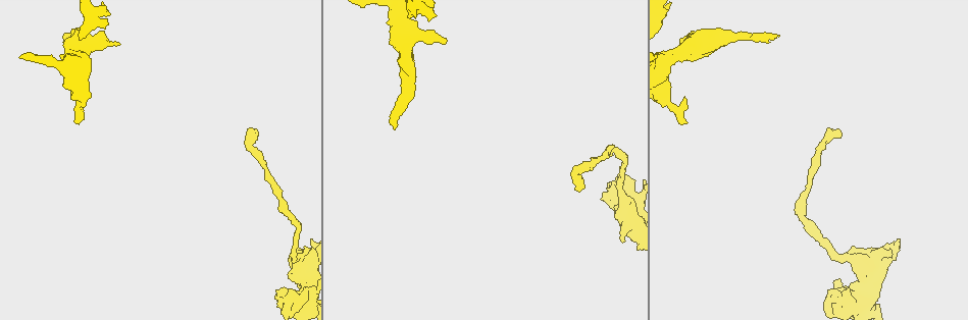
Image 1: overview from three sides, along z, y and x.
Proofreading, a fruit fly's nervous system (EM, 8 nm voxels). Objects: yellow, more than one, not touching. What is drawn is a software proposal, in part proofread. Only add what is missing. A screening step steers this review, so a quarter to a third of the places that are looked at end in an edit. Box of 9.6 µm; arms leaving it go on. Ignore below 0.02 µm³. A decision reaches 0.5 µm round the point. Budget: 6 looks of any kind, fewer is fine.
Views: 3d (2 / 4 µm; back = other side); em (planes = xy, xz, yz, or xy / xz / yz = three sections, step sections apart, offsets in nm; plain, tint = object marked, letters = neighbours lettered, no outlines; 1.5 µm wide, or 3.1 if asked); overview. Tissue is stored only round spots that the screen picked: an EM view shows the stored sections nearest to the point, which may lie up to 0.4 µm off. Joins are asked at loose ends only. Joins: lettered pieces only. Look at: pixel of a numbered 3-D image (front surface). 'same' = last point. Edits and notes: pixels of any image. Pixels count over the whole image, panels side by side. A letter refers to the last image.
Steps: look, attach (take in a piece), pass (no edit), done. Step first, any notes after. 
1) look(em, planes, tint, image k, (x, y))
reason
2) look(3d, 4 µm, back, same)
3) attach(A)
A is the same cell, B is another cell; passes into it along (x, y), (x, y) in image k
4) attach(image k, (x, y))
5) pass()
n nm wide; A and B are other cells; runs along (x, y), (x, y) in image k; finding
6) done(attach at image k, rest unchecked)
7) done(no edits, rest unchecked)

look(3d, 4 µm, image 1, (578, 190))

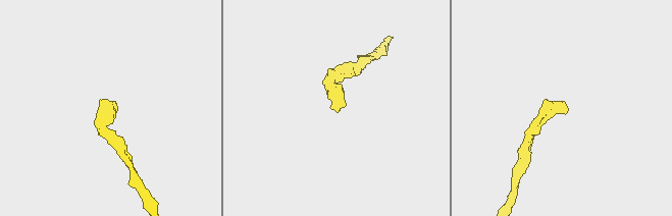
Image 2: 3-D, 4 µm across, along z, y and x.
look(em, planes, letters, image 2, (109, 105))

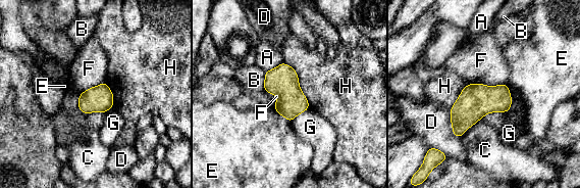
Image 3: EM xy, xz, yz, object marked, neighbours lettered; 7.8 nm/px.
pass()
A, B, C, D, E, F, G and H are other cells; border along (471, 83), (507, 85) in image 3; no lettered piece goes on from it

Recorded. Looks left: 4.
look(em, 3.1 µm, planes, letters, image 1, (277, 291))
branch stops here

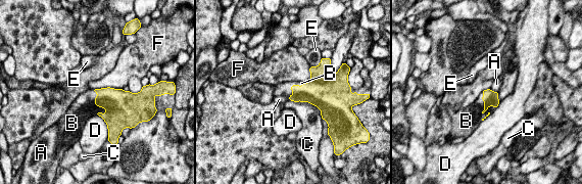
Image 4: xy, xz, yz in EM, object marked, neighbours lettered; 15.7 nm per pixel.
attach(B)
C touches over 550 nm; B is the same cell, A, C, D, E and F are other cells; passes into it along (110, 98), (96, 104), (84, 106) in image 4; the neuron continues

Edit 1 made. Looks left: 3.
done(attach at image 4, rest unchecked)

